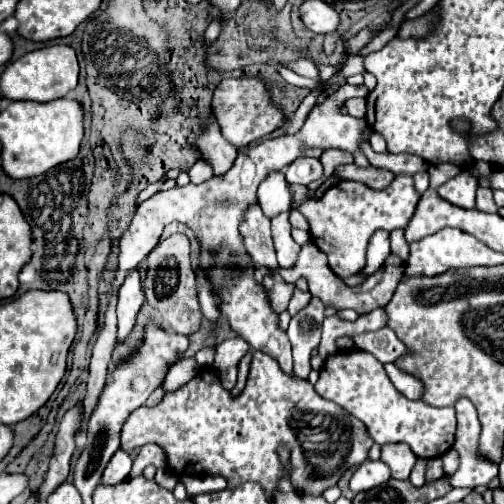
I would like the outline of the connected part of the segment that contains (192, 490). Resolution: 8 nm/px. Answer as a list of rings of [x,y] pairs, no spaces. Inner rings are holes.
[[[184,475],[182,477],[188,497],[196,497],[200,493],[212,493],[226,489],[226,479],[222,475]]]

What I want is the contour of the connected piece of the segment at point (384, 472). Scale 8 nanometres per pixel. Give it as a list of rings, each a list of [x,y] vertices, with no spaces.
[[[366,459],[356,473],[350,479],[350,489],[354,493],[368,491],[372,487],[378,487],[390,479],[390,467],[386,467],[382,461],[370,461]]]

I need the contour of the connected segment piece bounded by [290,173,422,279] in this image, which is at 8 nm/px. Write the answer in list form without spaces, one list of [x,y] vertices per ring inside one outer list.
[[[408,173],[396,175],[394,181],[382,191],[370,189],[364,183],[356,183],[356,181],[340,181],[340,183],[332,185],[322,197],[308,199],[306,187],[290,185],[290,189],[292,189],[298,211],[302,211],[302,215],[310,223],[312,241],[320,247],[320,251],[324,251],[328,255],[330,269],[340,279],[356,275],[364,269],[366,247],[368,247],[368,239],[370,239],[372,231],[406,229],[412,219],[412,213],[416,211],[420,197],[422,197],[414,189],[414,179]]]

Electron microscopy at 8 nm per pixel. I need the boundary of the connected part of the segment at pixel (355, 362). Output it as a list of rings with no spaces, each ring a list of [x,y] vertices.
[[[340,349],[338,353],[330,355],[324,361],[324,367],[320,369],[320,379],[314,385],[314,389],[318,395],[324,395],[324,399],[338,403],[350,415],[360,419],[378,445],[406,443],[420,459],[440,457],[454,445],[454,407],[432,407],[424,401],[406,399],[402,393],[396,391],[396,387],[388,379],[384,365],[368,351]]]

